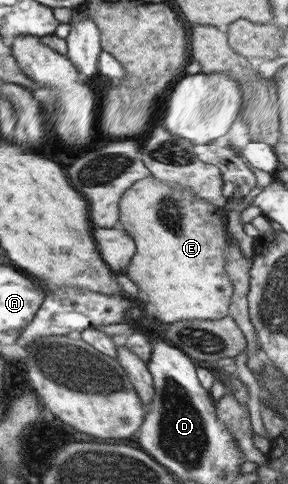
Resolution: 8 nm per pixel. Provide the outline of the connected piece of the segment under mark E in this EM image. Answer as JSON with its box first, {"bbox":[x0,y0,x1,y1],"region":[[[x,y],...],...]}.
{"bbox":[118,176,232,322],"region":[[[148,176],[148,180],[140,180],[132,192],[126,191],[119,200],[118,227],[128,233],[135,244],[135,253],[130,258],[127,272],[124,274],[148,298],[152,304],[154,315],[160,322],[170,322],[182,319],[192,320],[218,320],[227,316],[228,304],[232,287],[226,276],[222,276],[222,266],[228,253],[228,244],[224,240],[224,226],[220,224],[222,207],[208,204],[188,192],[182,186],[168,186],[158,182],[156,178]]]}

